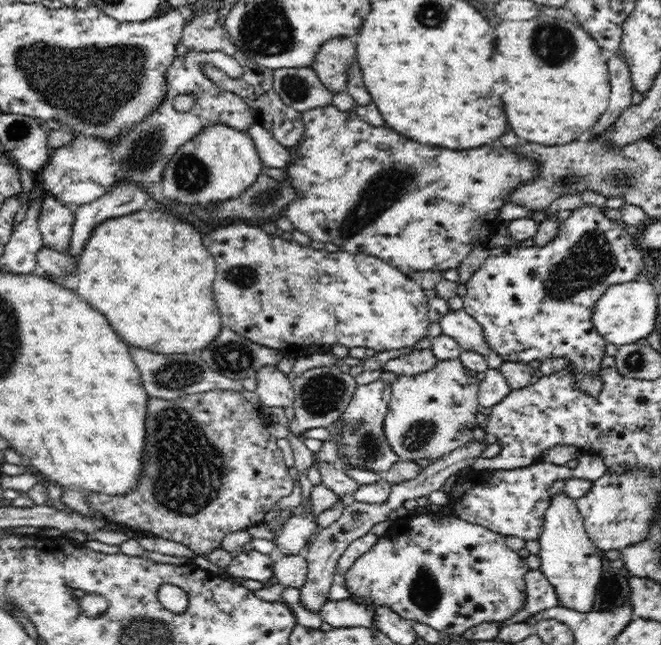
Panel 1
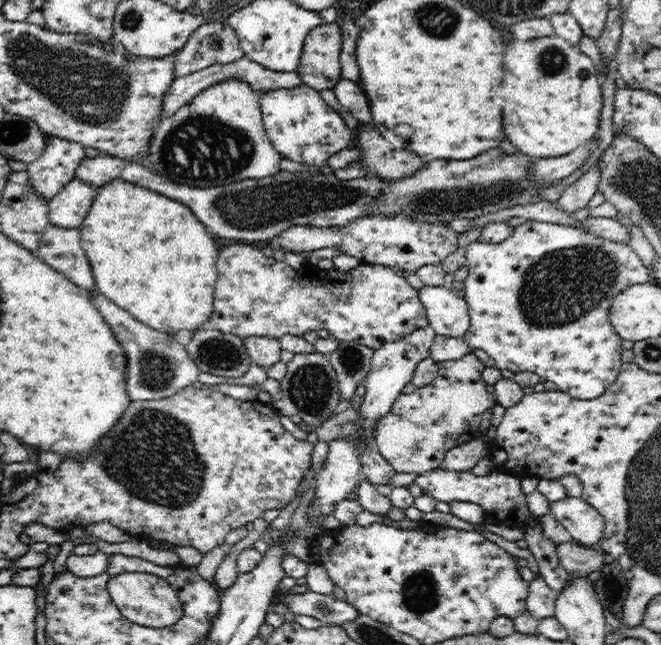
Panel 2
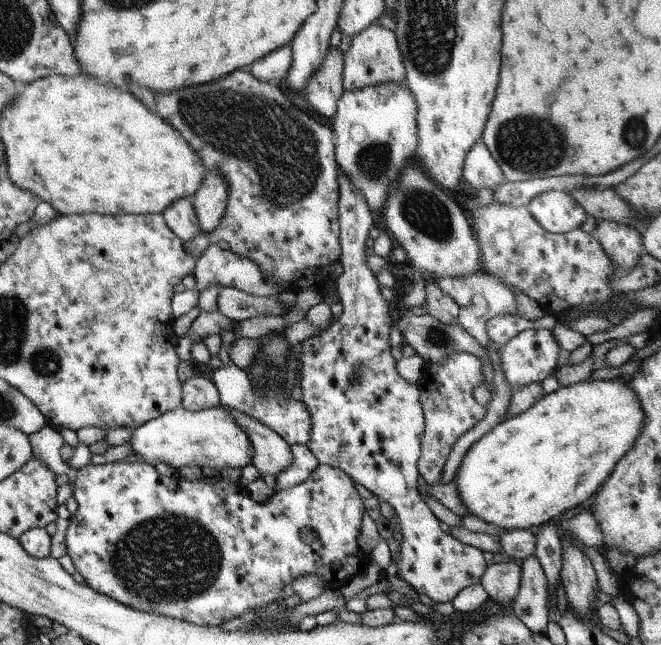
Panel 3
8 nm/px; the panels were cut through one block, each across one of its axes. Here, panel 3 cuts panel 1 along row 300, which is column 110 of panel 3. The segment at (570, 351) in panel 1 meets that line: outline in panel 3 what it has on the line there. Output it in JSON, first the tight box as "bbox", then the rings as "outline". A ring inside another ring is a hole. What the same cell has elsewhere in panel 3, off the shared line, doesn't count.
{"bbox":[64,462,363,627],"outline":[[[91,462],[78,468],[72,473],[71,479],[75,487],[72,496],[77,504],[74,515],[70,517],[69,525],[64,534],[66,555],[72,560],[76,571],[80,573],[84,582],[94,591],[110,596],[121,604],[130,606],[143,612],[171,617],[196,625],[218,627],[231,619],[251,614],[271,603],[277,604],[282,599],[283,586],[290,584],[305,574],[315,574],[325,584],[326,588],[338,588],[359,570],[357,558],[358,534],[360,519],[363,513],[362,498],[357,495],[353,487],[354,482],[343,471],[329,465],[317,465],[303,482],[295,486],[275,490],[273,494],[262,503],[253,502],[245,487],[238,482],[230,483],[219,480],[185,480],[176,474],[169,477],[159,475],[155,467],[143,462],[112,462],[95,465]]]}

